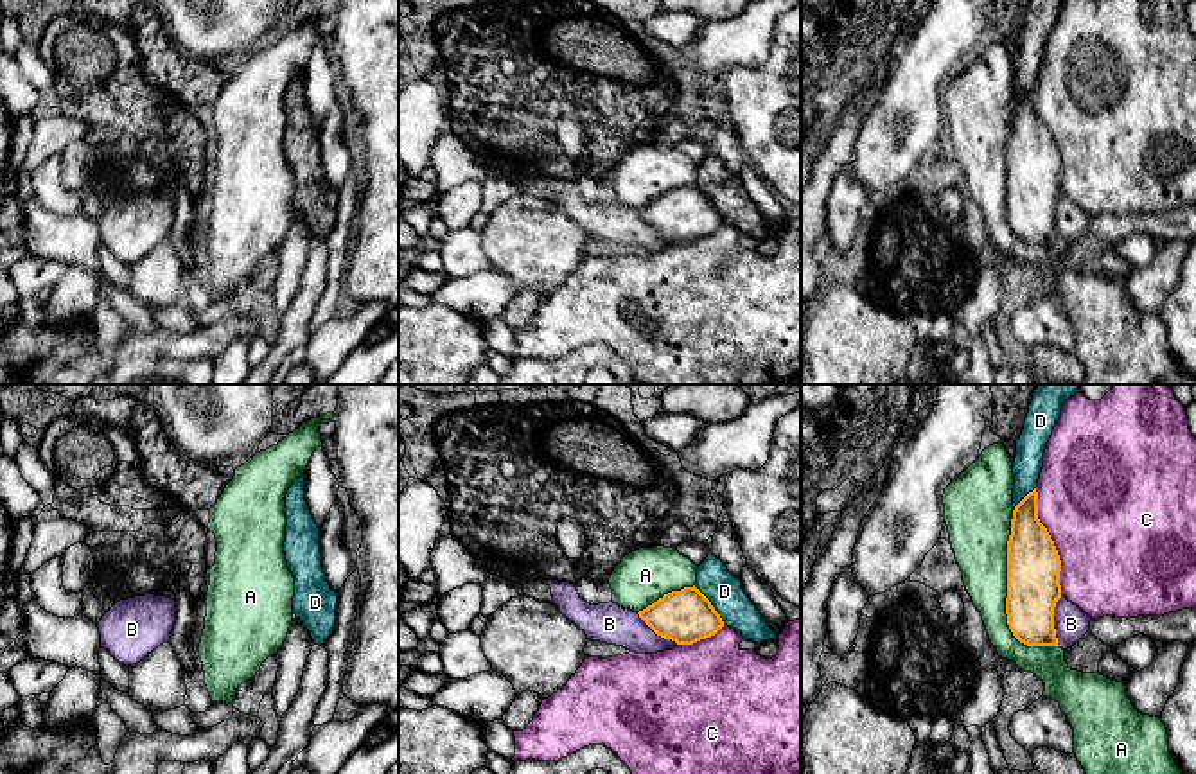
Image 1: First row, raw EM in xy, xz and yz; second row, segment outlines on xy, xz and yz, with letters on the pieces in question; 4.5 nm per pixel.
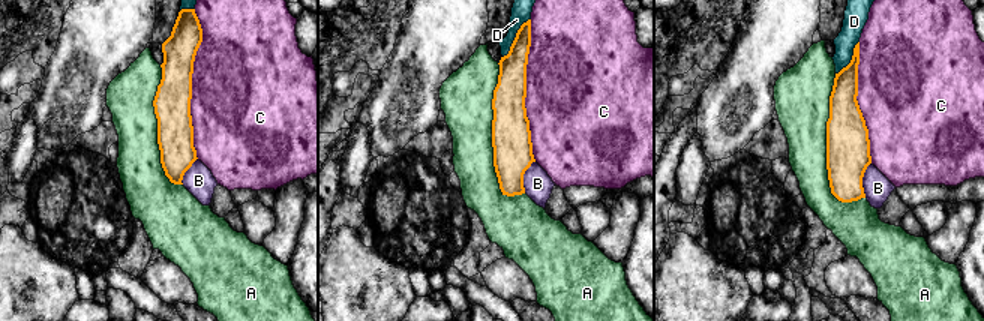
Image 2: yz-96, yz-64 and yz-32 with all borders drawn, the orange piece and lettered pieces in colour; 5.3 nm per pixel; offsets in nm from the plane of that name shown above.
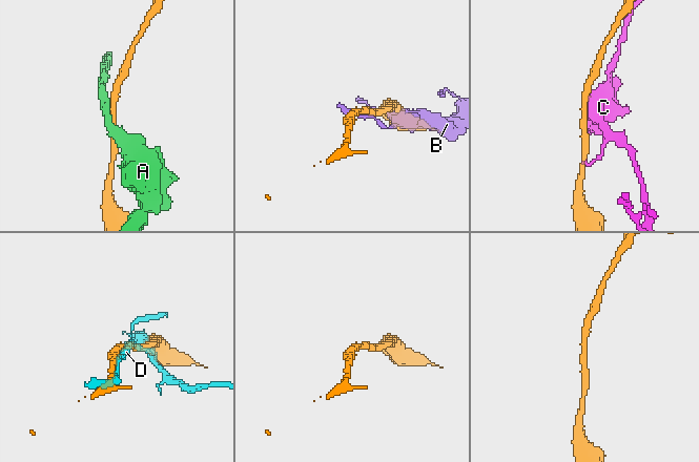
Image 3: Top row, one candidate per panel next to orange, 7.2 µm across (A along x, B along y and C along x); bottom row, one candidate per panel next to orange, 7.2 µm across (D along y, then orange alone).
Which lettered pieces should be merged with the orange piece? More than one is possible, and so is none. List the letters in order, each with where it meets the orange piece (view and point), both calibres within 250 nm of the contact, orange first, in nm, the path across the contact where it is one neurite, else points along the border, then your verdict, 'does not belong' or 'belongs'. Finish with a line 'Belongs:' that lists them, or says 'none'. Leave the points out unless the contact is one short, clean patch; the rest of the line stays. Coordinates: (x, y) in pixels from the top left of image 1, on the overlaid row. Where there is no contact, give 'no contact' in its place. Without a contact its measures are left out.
A: meets orange in yz at (1008, 595); 240 nm thick on the orange side, 240 nm on the other; does not belong
B: meets orange in yz at (1053, 622); 240 nm thick on the orange side, 150 nm on the other; does not belong
C: meets orange in yz at (1053, 543); 240 nm thick on the orange side, 500 nm on the other; does not belong
D: meets orange in xz at (712, 606); 240 nm thick on the orange side, 160 nm on the other; does not belong
Belongs: none

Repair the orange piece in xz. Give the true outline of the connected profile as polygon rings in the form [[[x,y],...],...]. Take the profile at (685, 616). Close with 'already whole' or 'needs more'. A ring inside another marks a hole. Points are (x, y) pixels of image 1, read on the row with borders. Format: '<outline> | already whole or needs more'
[[[695,585],[672,591],[638,614],[657,636],[677,645],[693,645],[724,627],[720,614]]] | already whole

